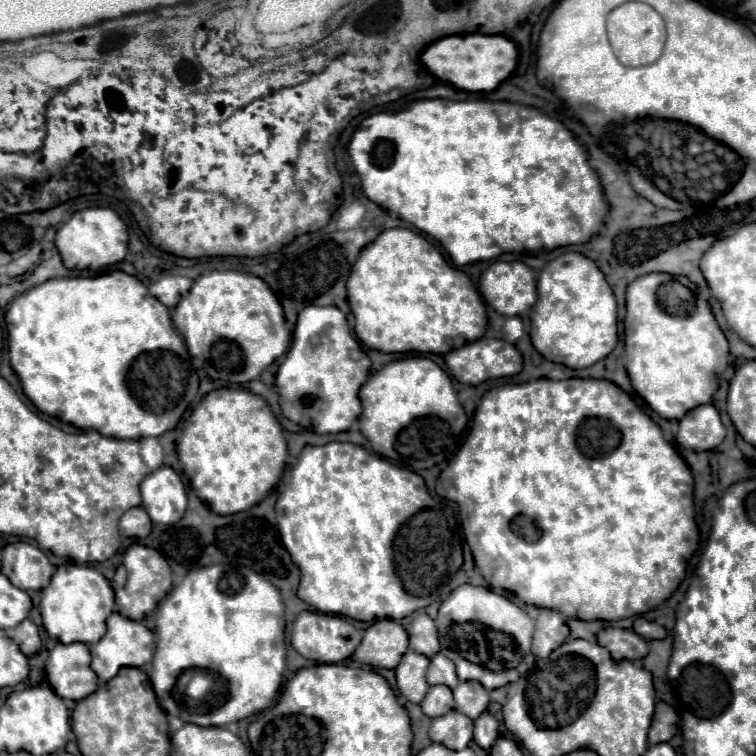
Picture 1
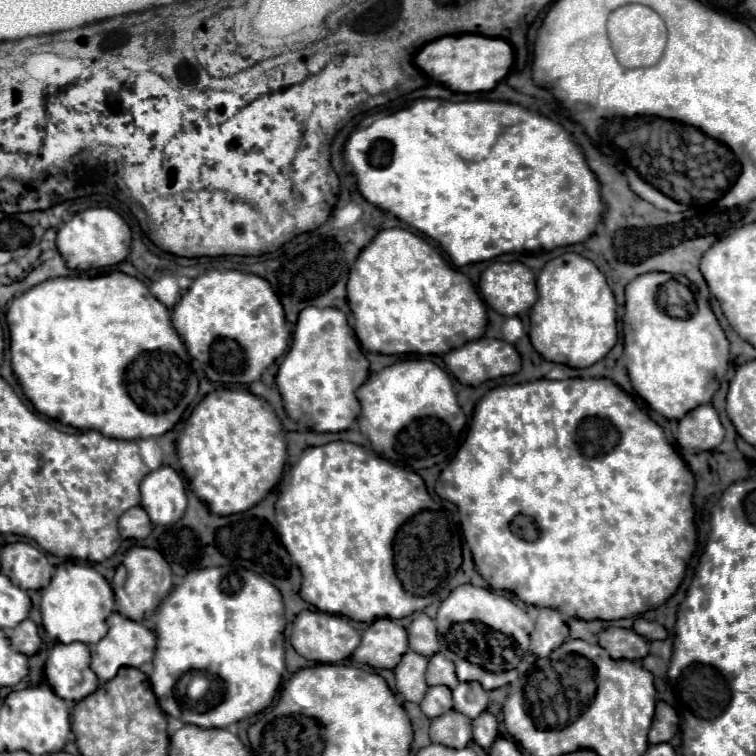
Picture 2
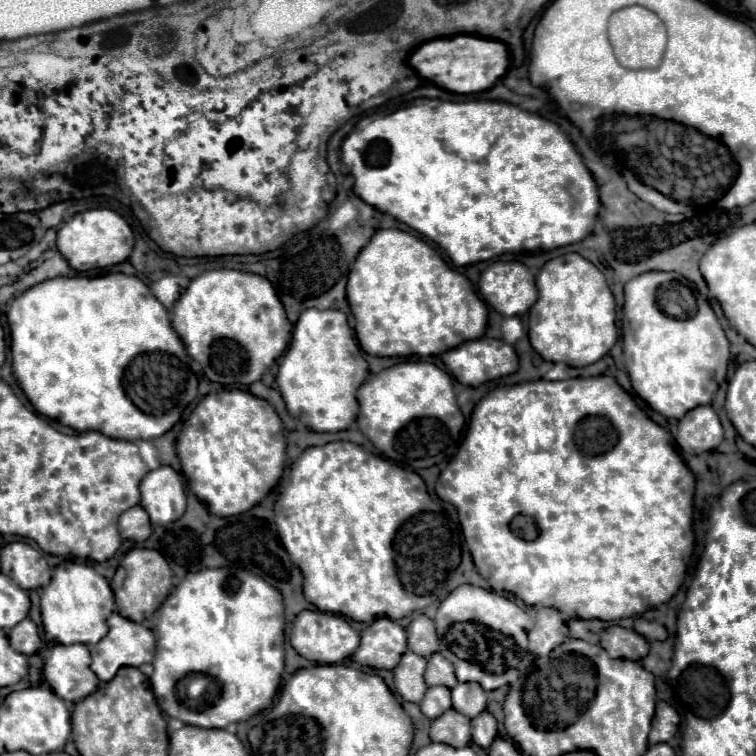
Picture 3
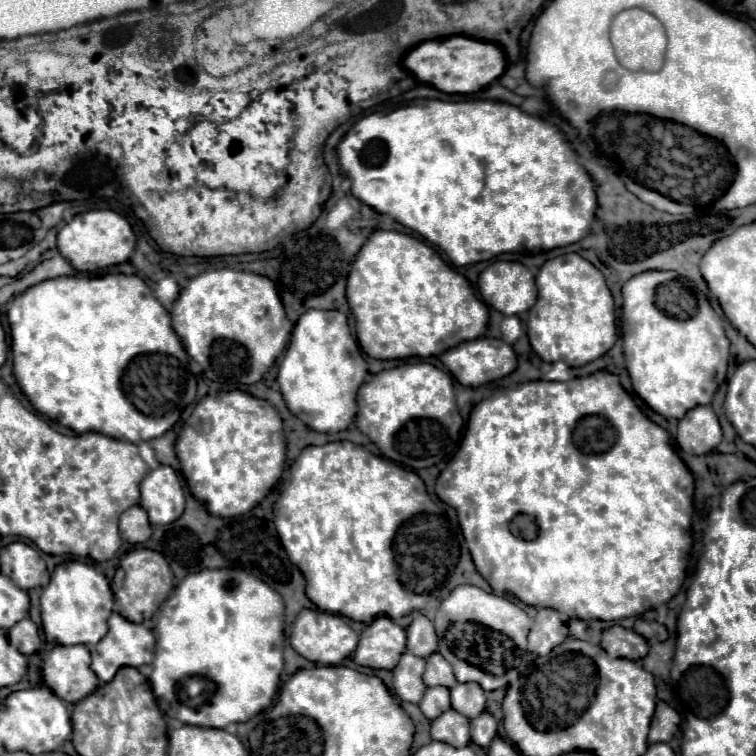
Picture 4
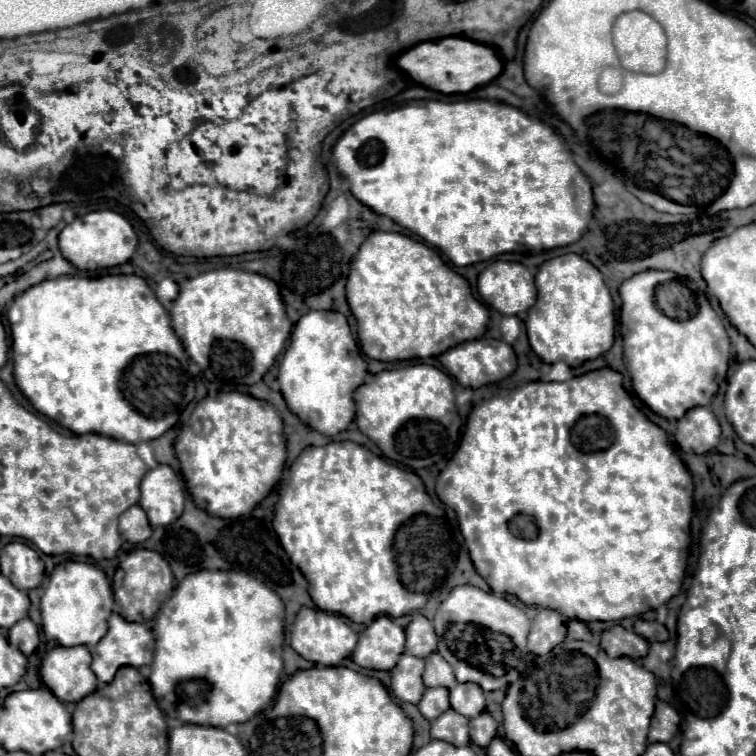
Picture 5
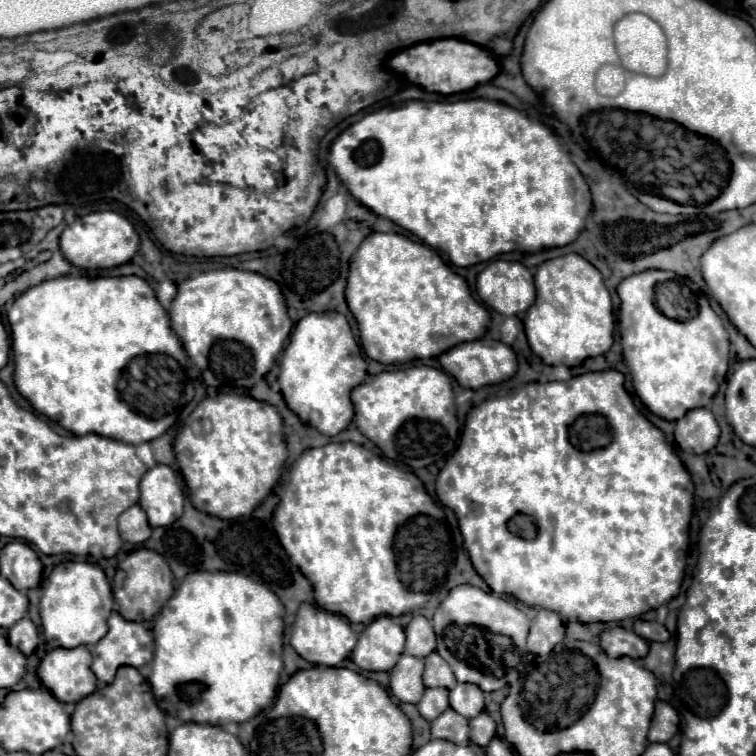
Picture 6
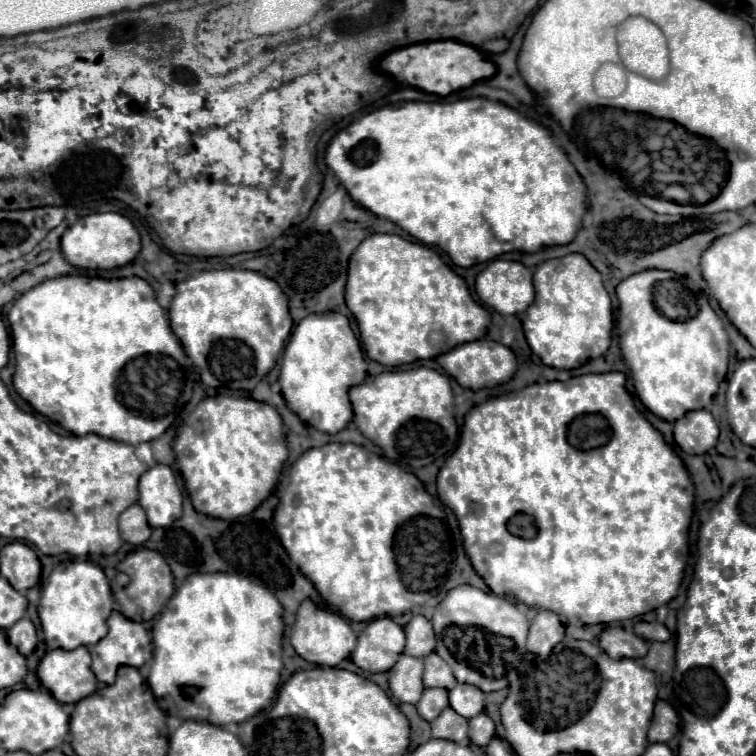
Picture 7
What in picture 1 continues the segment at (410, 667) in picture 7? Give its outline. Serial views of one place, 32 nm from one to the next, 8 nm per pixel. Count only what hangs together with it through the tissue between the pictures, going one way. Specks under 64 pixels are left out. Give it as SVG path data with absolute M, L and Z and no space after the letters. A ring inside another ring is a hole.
M408 650L400 664L396 666L396 680L398 680L398 690L400 694L410 700L410 702L422 702L422 698L428 692L428 682L426 682L426 668L428 668L428 658L420 656L418 652Z

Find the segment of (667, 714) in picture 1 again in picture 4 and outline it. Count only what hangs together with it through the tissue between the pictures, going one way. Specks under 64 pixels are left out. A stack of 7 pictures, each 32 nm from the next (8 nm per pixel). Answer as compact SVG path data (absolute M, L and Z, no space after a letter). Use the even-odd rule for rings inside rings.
M658 702L656 704L656 714L652 718L652 728L648 734L648 742L656 744L656 742L668 742L672 740L672 736L676 734L680 724L680 714L668 706L666 702Z

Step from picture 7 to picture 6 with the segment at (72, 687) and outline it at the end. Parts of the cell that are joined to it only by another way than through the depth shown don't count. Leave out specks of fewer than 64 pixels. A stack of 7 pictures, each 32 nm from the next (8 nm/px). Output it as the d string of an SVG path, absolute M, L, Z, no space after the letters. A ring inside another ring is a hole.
M86 646L70 650L54 648L42 658L38 676L60 702L78 702L92 694L98 686L90 664L92 656Z

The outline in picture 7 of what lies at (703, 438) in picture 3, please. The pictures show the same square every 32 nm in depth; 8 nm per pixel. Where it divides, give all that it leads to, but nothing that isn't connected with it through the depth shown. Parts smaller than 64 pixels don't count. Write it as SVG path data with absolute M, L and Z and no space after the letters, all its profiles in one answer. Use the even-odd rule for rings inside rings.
M692 410L674 424L674 440L686 454L706 454L718 442L718 424L708 410Z

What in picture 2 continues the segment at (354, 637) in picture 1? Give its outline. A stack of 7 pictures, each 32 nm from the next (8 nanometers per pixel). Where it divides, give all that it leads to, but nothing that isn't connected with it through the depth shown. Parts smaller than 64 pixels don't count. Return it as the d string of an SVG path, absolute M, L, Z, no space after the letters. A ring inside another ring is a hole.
M304 610L296 616L294 620L294 630L290 638L294 650L304 656L306 660L314 660L320 664L336 664L352 656L356 646L360 644L360 632L348 624L342 616L326 614L326 612L314 612L314 610Z

